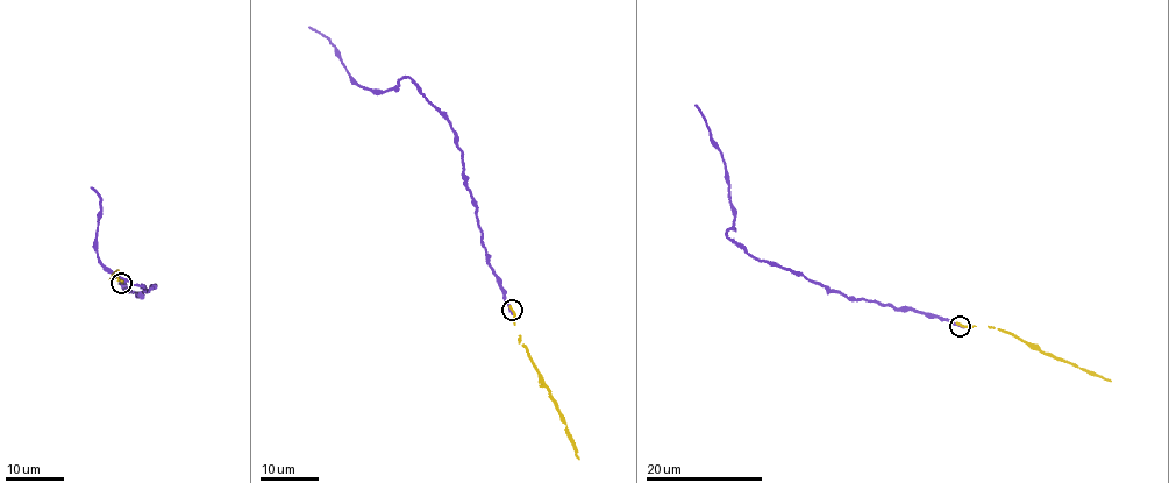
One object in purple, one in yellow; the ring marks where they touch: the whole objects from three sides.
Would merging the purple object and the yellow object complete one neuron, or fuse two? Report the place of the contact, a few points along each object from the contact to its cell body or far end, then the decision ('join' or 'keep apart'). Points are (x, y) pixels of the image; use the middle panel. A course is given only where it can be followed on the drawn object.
place (512, 310); course purple (512, 310), (489, 262), (456, 133), (447, 116), (405, 77), (384, 91), (360, 86), (329, 40), (308, 27); course yellow (512, 309), (520, 342), (540, 381), (547, 388), (578, 460); keep apart

